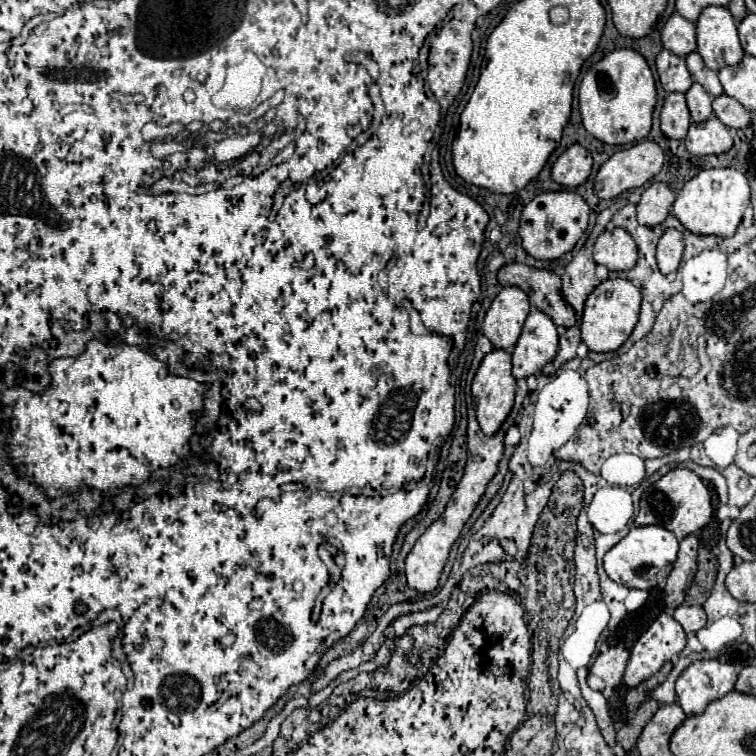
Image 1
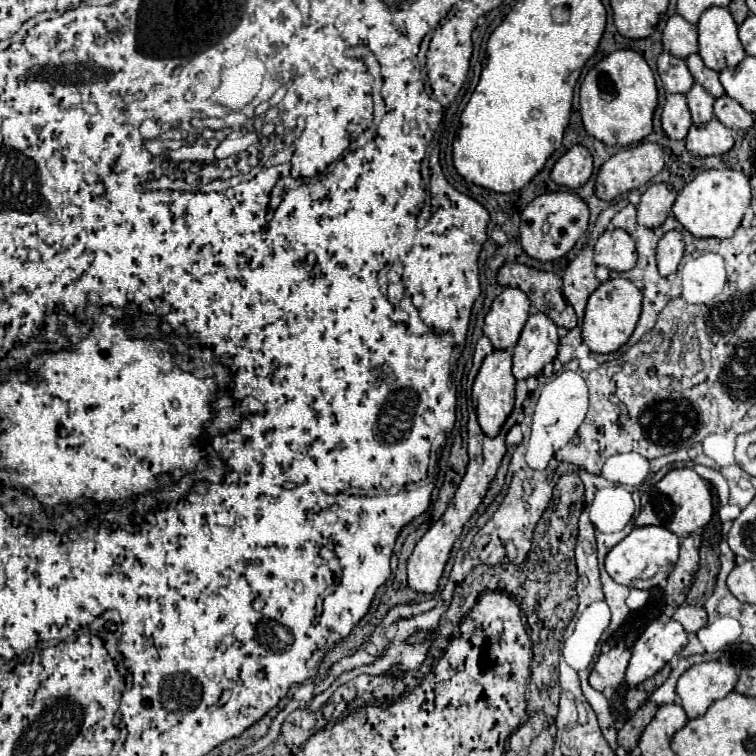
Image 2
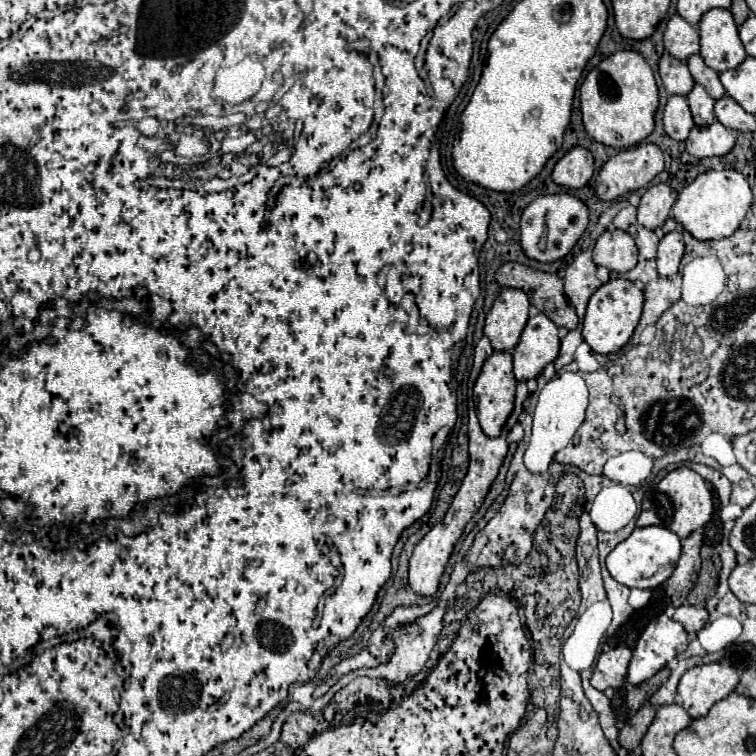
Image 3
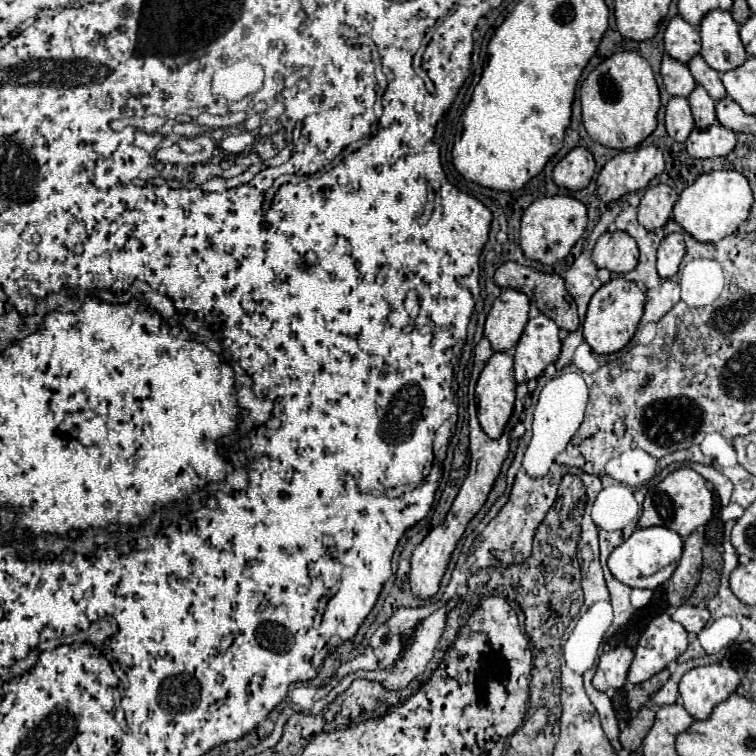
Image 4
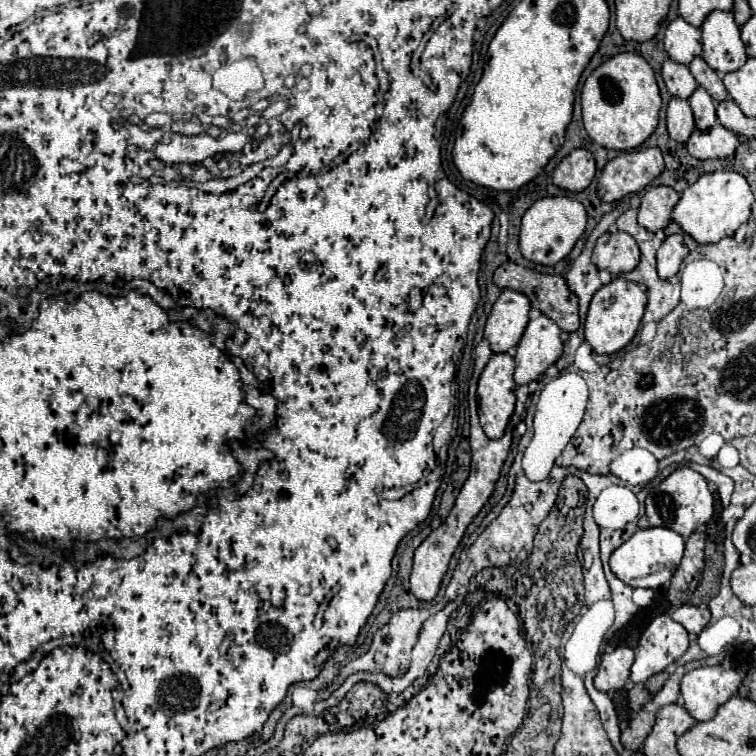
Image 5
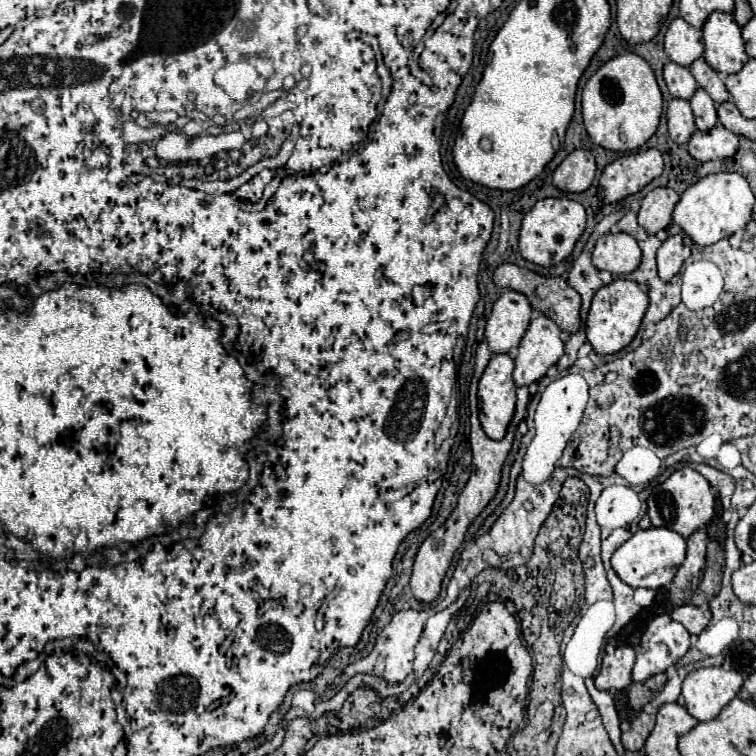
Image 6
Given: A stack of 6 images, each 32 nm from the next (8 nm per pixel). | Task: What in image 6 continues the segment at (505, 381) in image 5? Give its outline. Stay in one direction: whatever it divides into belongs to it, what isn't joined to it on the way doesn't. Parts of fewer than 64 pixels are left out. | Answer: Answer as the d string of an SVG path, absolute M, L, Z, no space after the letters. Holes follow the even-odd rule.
M494 354L480 378L480 424L488 438L502 440L514 416L516 384L512 380L514 360L508 354Z

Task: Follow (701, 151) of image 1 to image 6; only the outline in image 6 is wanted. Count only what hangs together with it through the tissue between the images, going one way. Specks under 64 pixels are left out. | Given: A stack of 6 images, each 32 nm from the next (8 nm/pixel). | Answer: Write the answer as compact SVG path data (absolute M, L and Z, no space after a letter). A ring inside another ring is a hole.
M716 124L708 132L696 130L688 142L688 152L692 158L706 162L706 160L722 160L736 154L738 136L726 130L722 124Z

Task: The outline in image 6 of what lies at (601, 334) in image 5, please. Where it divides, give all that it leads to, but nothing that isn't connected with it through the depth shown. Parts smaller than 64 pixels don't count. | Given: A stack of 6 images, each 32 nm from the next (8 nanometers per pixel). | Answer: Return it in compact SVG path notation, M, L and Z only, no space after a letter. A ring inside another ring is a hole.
M616 278L612 284L602 286L594 296L586 318L586 338L592 344L594 352L616 354L622 348L626 348L636 336L646 308L648 308L648 294L636 282Z

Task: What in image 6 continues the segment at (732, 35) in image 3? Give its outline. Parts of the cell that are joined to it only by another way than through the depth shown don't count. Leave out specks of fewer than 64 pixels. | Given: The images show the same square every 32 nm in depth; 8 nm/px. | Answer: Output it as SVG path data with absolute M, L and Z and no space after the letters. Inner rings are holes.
M712 12L702 28L704 34L704 60L722 76L740 72L748 62L740 26L728 12Z

